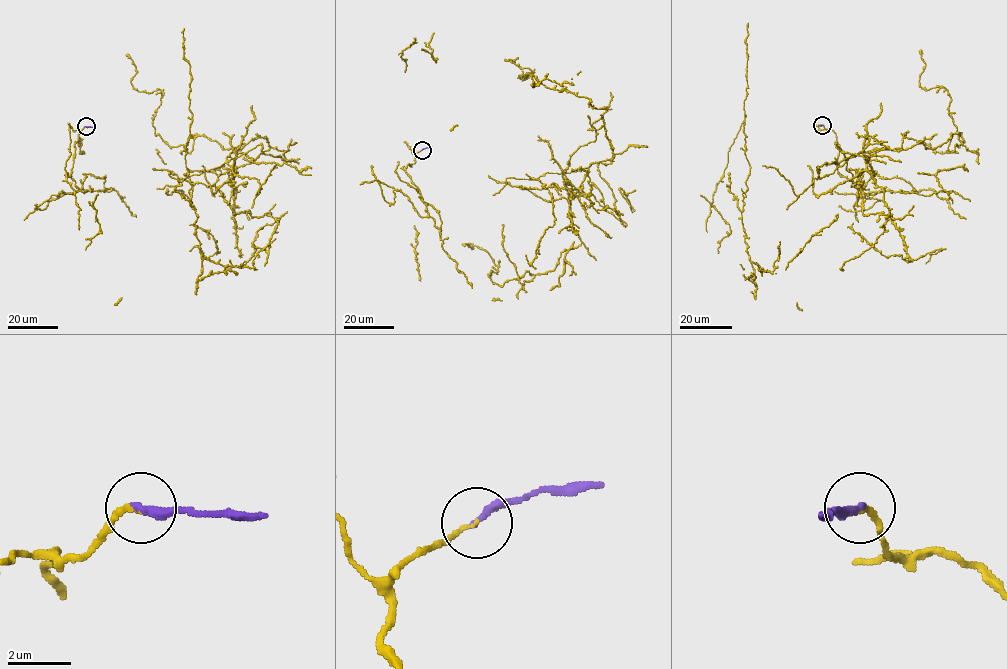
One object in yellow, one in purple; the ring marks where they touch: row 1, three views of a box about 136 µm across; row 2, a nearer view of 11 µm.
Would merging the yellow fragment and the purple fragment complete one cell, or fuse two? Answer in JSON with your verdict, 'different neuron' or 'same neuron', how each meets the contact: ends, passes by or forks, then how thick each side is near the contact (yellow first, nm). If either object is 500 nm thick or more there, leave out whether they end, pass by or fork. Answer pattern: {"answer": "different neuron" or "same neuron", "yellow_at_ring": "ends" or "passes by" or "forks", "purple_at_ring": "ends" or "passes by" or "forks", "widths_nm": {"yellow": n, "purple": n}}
{"answer": "same neuron", "yellow_at_ring": "ends", "purple_at_ring": "ends", "widths_nm": {"yellow": 130, "purple": 280}}

